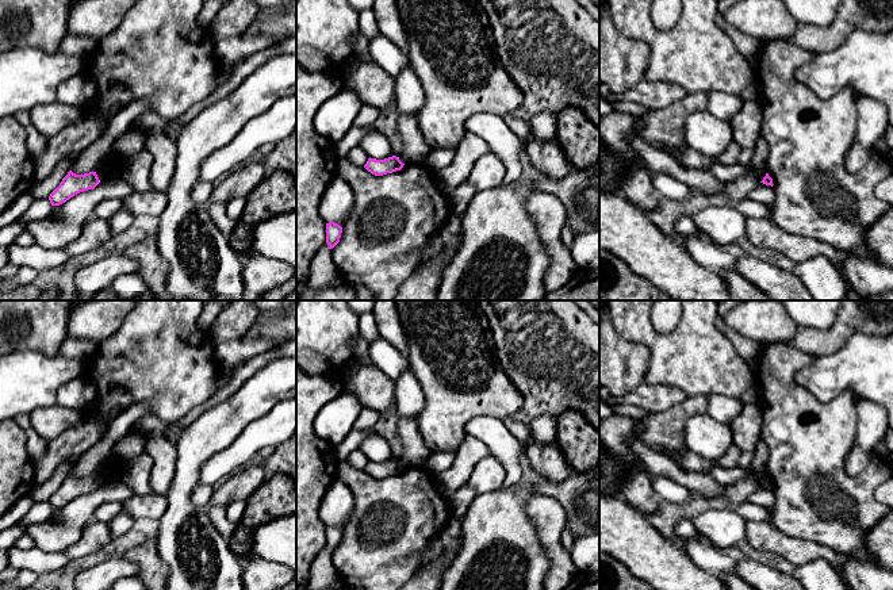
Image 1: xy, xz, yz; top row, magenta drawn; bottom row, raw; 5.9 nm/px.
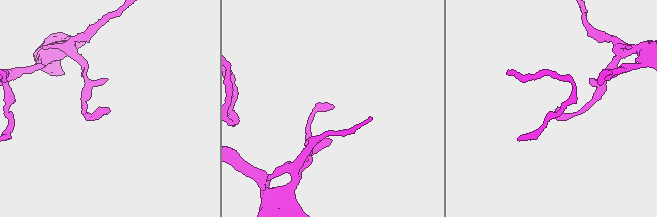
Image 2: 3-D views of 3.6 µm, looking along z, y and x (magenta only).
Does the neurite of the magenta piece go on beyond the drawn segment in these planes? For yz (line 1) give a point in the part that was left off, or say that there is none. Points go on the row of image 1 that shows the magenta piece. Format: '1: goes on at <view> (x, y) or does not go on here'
1: does not go on here

